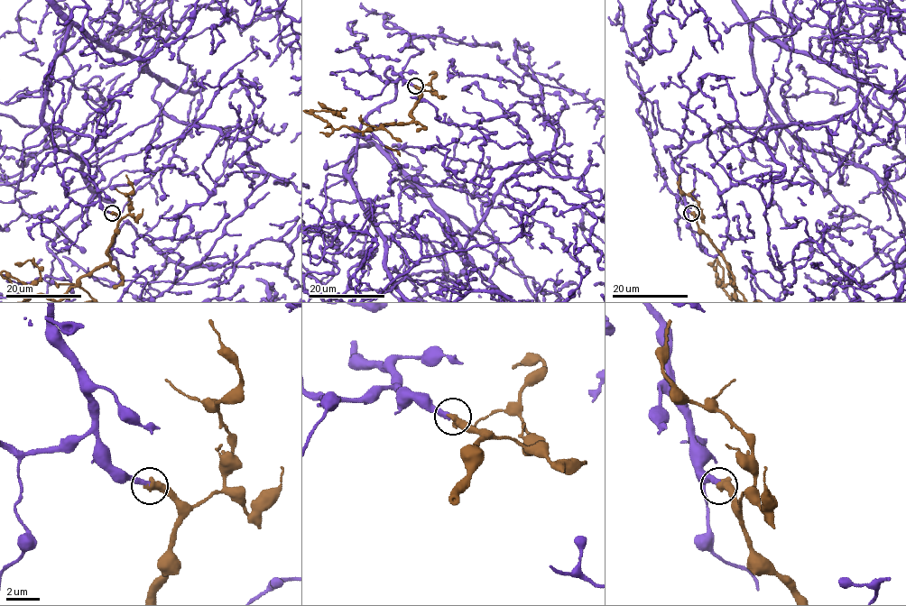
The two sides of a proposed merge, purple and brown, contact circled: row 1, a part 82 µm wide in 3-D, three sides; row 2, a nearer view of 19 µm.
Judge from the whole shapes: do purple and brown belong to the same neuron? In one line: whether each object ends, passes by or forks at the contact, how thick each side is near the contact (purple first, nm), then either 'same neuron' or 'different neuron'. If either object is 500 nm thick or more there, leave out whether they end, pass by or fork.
purple ends | brown ends | 340/440 nm | same neuron

